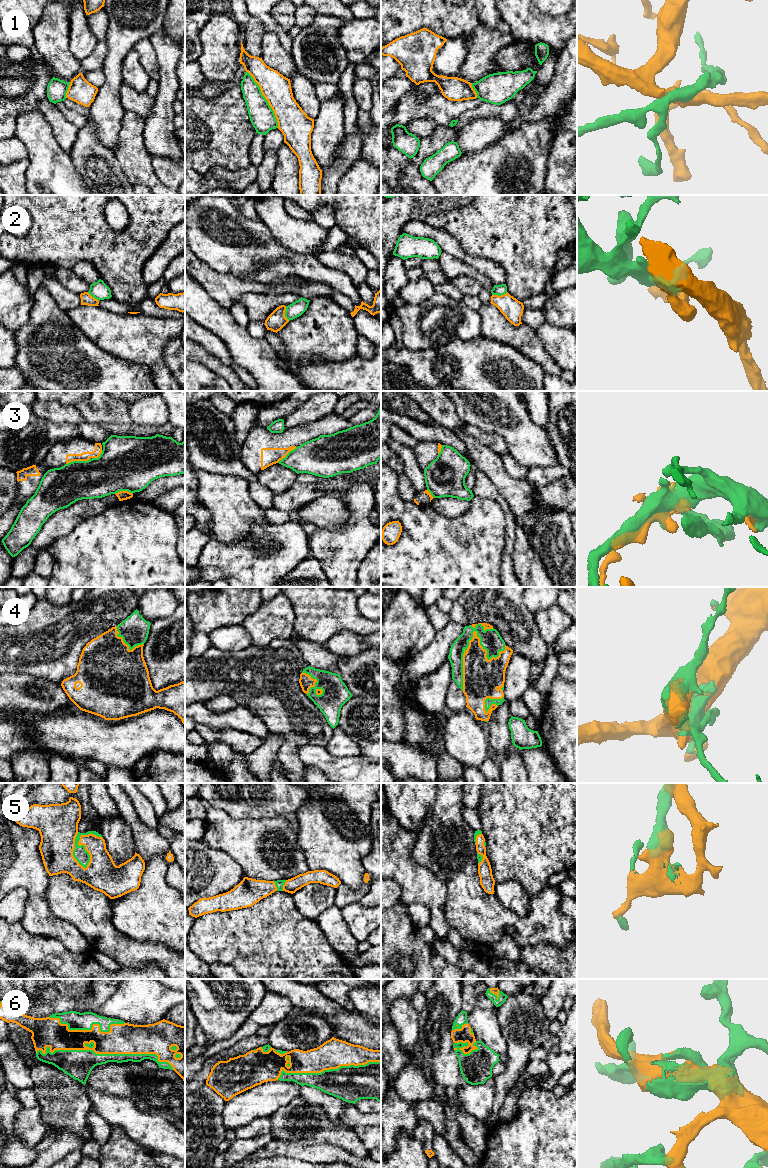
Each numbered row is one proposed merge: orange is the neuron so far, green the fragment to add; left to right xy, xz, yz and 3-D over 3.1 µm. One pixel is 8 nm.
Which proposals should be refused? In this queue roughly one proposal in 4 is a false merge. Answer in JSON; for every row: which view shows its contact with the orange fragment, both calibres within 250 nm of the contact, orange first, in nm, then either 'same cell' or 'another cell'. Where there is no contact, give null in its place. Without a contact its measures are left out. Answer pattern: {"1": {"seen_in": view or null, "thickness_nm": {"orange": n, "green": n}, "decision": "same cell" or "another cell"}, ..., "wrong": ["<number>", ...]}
{"1": {"seen_in": "xz", "thickness_nm": {"orange": 240, "green": 200}, "decision": "another cell"}, "2": {"seen_in": "yz", "thickness_nm": {"orange": 170, "green": 90}, "decision": "another cell"}, "3": {"seen_in": "xy", "thickness_nm": {"orange": 80, "green": 320}, "decision": "another cell"}, "4": {"seen_in": "yz", "thickness_nm": {"orange": 220, "green": 170}, "decision": "same cell"}, "5": {"seen_in": "xy", "thickness_nm": {"orange": 320, "green": 110}, "decision": "same cell"}, "6": {"seen_in": "xy", "thickness_nm": {"orange": 240, "green": 240}, "decision": "same cell"}, "wrong": ["1", "2", "3"]}

